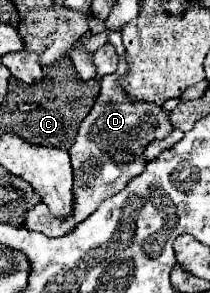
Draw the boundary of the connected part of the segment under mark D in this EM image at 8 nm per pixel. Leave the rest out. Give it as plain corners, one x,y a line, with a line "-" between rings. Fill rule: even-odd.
113,29
107,31
107,37
117,55
119,55
119,69
113,75
105,75
99,79
101,83
101,93
91,109
91,113
81,121
77,139
73,147
69,149
71,155
71,165
73,165
73,179
75,179
75,213
69,221
57,221
53,213
47,209
45,203
39,203
35,209
31,209
25,215
25,225
33,231
41,231
47,237
63,237
69,233
75,225
79,225
83,219
87,219
107,197
115,195
121,191
133,177
141,175
145,171
145,147
155,141
155,139
165,139
171,131
173,125
169,121
169,113
155,103
147,101
133,101
125,89
121,87
121,81
127,77
127,53
125,45
121,41
121,31

